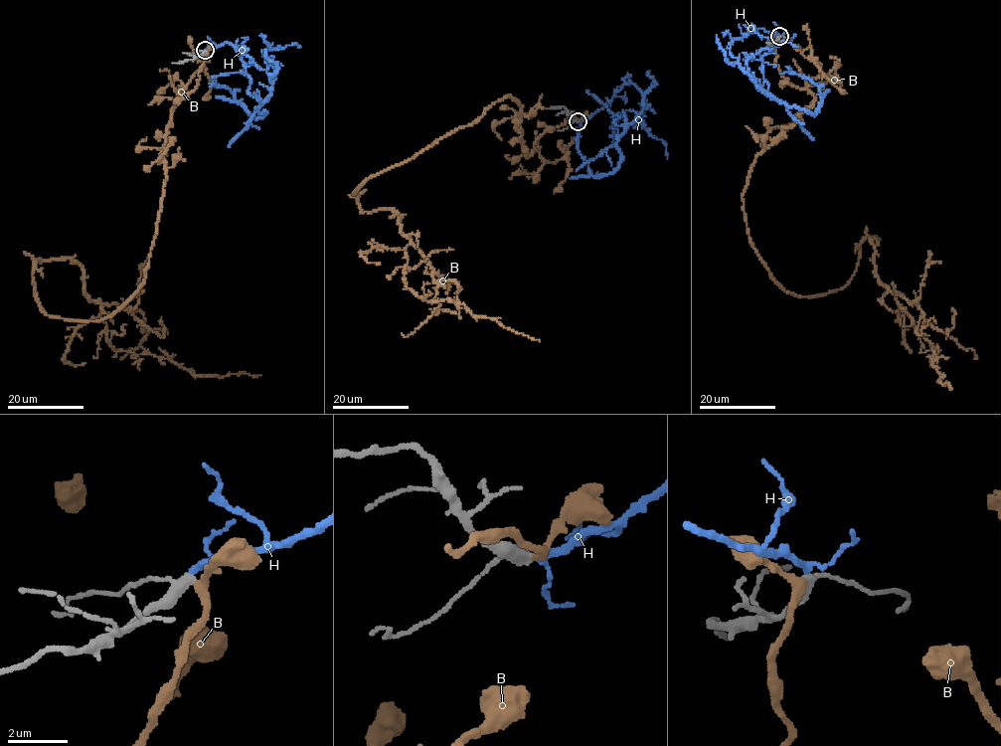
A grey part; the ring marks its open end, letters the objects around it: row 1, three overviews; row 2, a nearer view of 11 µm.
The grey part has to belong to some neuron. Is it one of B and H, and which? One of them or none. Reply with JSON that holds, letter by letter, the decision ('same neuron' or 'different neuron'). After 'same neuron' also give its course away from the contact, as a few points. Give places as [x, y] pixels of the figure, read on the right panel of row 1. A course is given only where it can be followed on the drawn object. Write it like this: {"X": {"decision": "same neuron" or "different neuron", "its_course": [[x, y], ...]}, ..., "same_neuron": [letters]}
{"B": {"decision": "different neuron"}, "H": {"decision": "same neuron", "its_course": [[779, 36], [755, 29], [733, 40], [730, 52], [767, 93], [815, 111], [817, 86], [780, 74]]}, "same_neuron": ["H"]}

